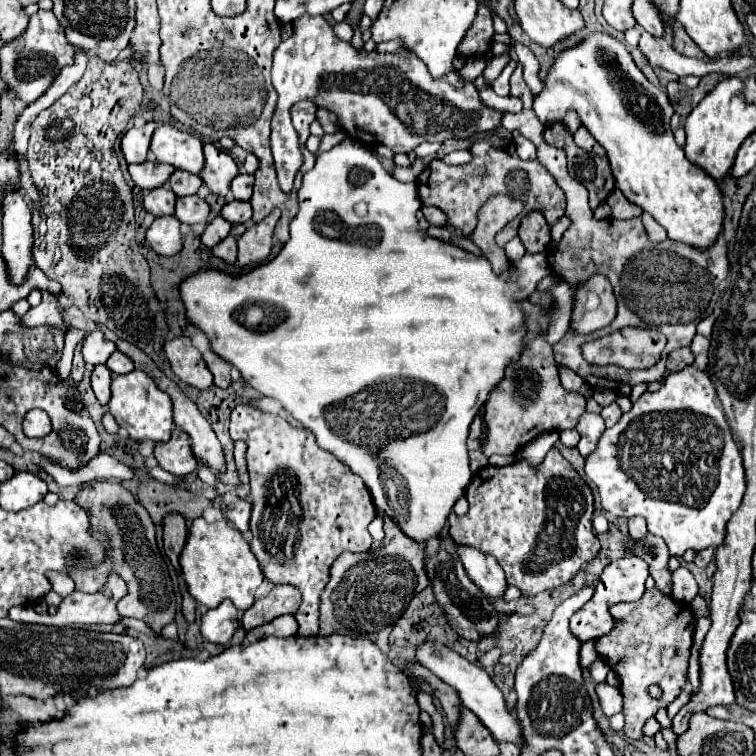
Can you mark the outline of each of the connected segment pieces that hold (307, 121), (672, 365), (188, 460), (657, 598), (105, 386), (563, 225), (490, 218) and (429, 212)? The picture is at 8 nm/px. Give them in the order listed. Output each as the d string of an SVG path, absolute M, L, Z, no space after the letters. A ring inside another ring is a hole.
M302 100L302 102L296 102L292 108L290 108L290 116L292 116L292 124L298 132L298 138L300 138L300 150L302 150L302 156L306 158L304 164L314 164L316 156L312 152L306 150L306 138L310 136L310 124L316 120L316 102L314 100Z
M680 348L668 354L668 372L678 372L680 368L694 362L694 354L690 348Z
M180 428L172 430L172 438L168 442L156 444L154 456L160 464L160 468L164 468L166 472L170 472L174 476L186 476L192 470L196 470L196 466L198 466L198 462L192 456L188 434L182 432Z
M656 588L646 590L638 602L620 602L610 606L610 614L614 616L616 626L612 632L596 640L596 652L620 678L620 692L624 696L622 714L626 718L624 734L632 740L640 740L644 736L644 722L660 708L672 704L672 700L676 700L680 694L680 688L686 684L696 618L690 610L690 604L678 602L670 594L664 594ZM650 684L662 686L664 696L660 700L648 696L646 686Z
M104 364L96 366L92 372L92 388L94 388L94 394L102 406L106 406L110 400L110 382L112 382L110 370Z
M562 216L560 220L556 220L556 224L552 224L552 242L558 242L562 238L562 234L568 230L570 226L570 218Z
M490 196L484 208L480 208L478 226L470 238L482 250L482 254L492 262L494 272L502 272L510 266L504 250L496 246L494 236L520 212L522 212L520 200L514 200L510 196Z
M422 206L422 212L424 212L424 218L430 224L438 224L438 226L444 226L446 224L446 216L438 208L434 208L434 206Z

